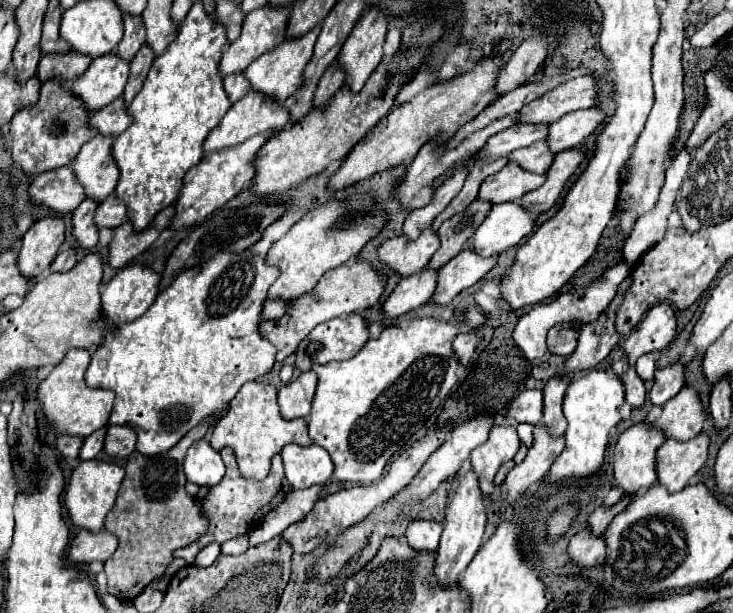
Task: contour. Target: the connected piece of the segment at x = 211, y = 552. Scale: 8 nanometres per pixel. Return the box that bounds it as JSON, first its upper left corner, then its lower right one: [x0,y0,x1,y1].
[193,543,221,567]

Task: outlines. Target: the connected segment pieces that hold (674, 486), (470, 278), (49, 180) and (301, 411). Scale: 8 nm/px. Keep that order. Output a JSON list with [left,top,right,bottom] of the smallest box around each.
[[655,433,709,493],[429,249,495,305],[29,167,85,213],[277,371,317,421]]

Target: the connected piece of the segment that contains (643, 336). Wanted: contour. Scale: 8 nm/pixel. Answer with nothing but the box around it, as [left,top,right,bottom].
[623,303,677,365]

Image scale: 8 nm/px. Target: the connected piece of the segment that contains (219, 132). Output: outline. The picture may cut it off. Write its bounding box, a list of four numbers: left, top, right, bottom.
[203,91,289,157]

